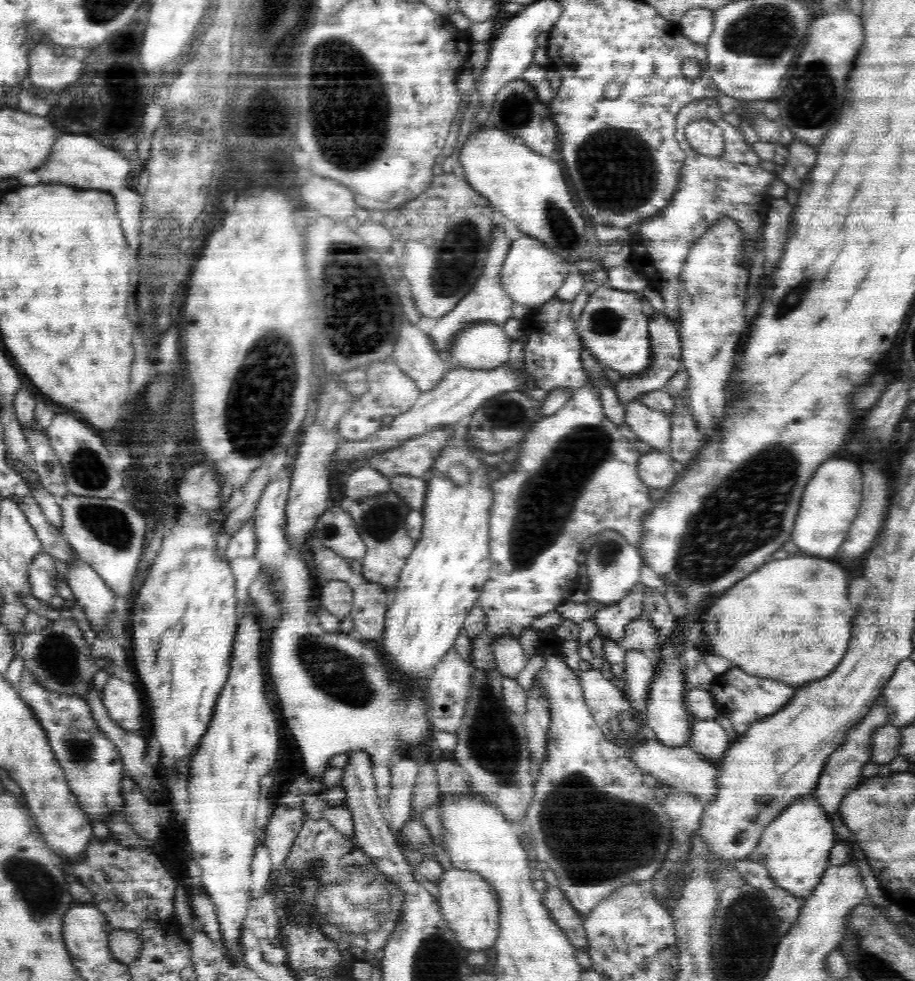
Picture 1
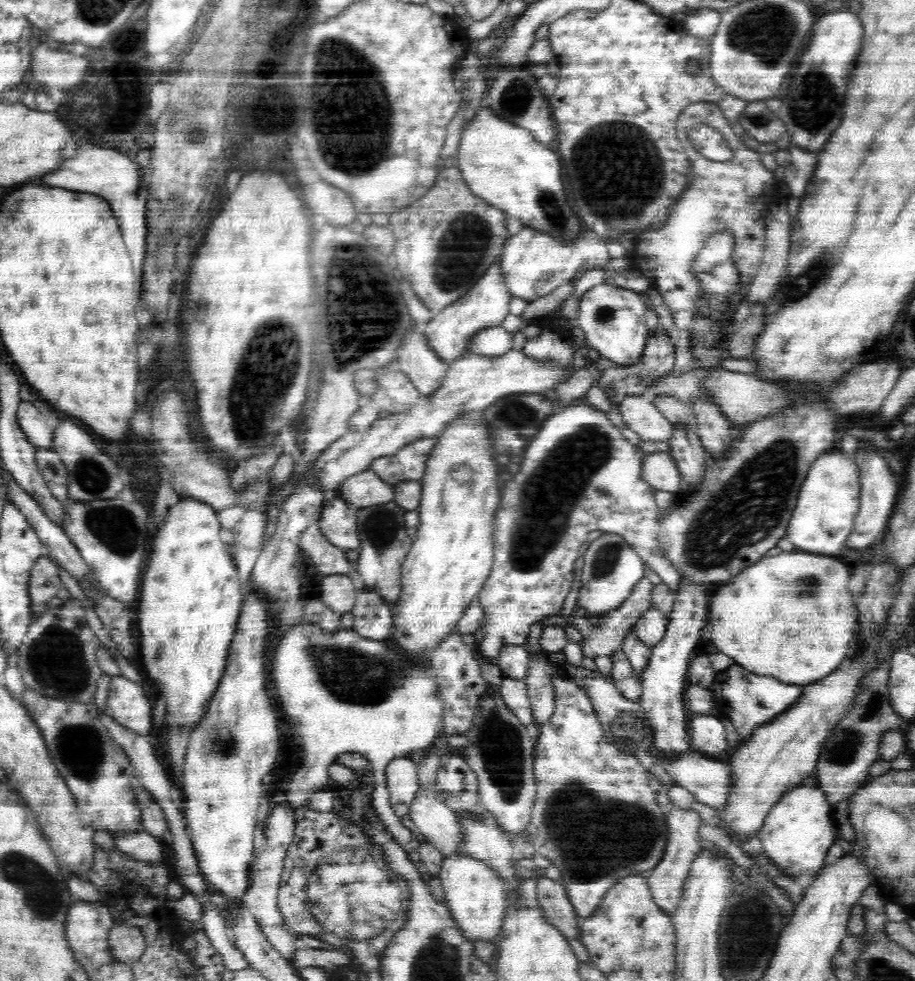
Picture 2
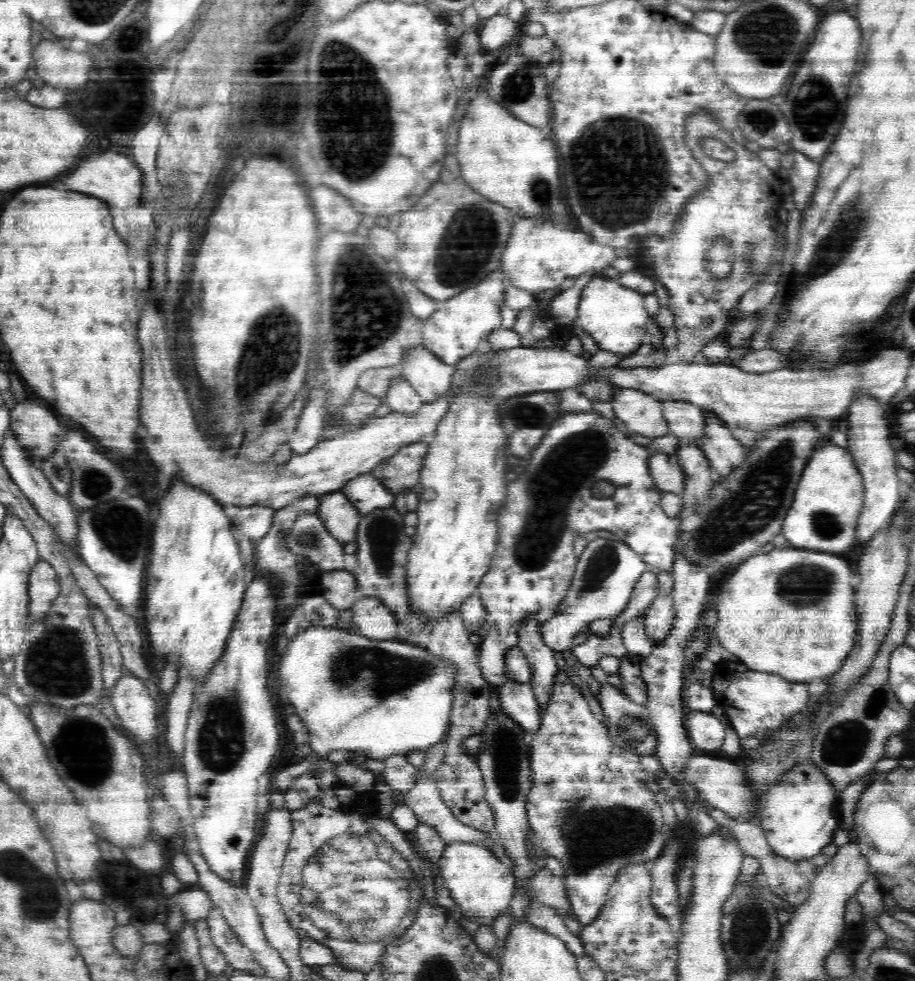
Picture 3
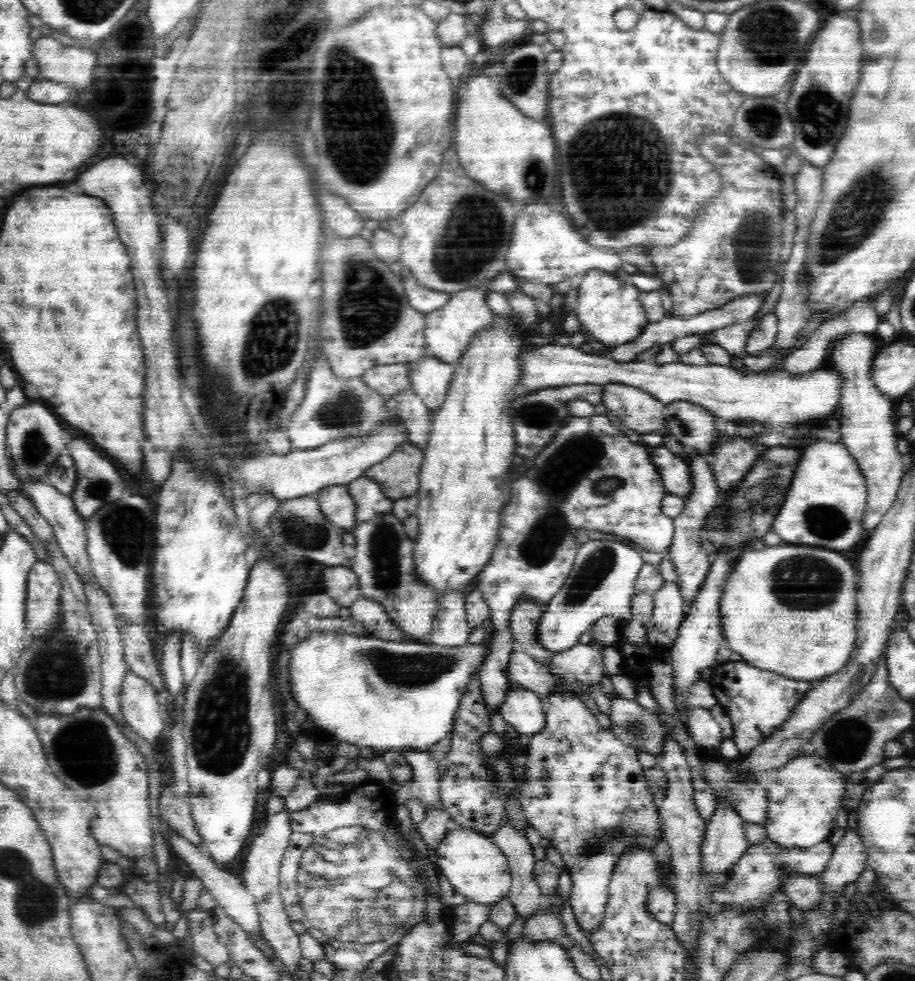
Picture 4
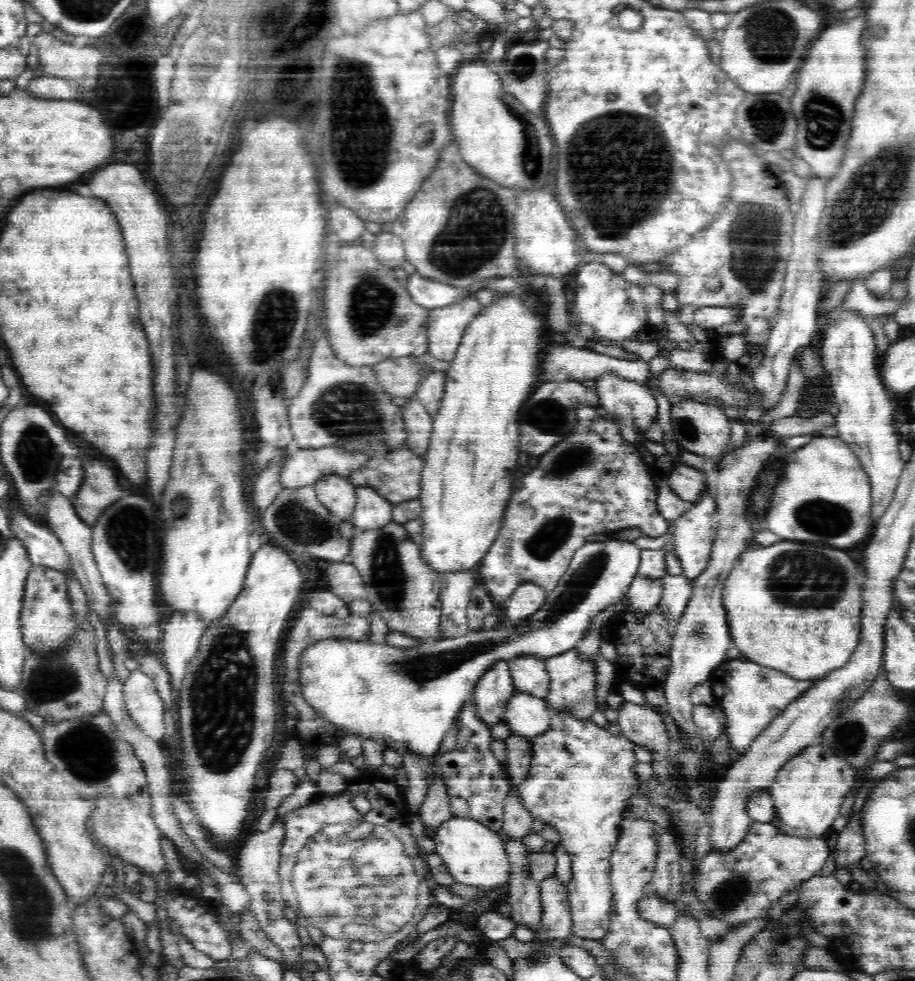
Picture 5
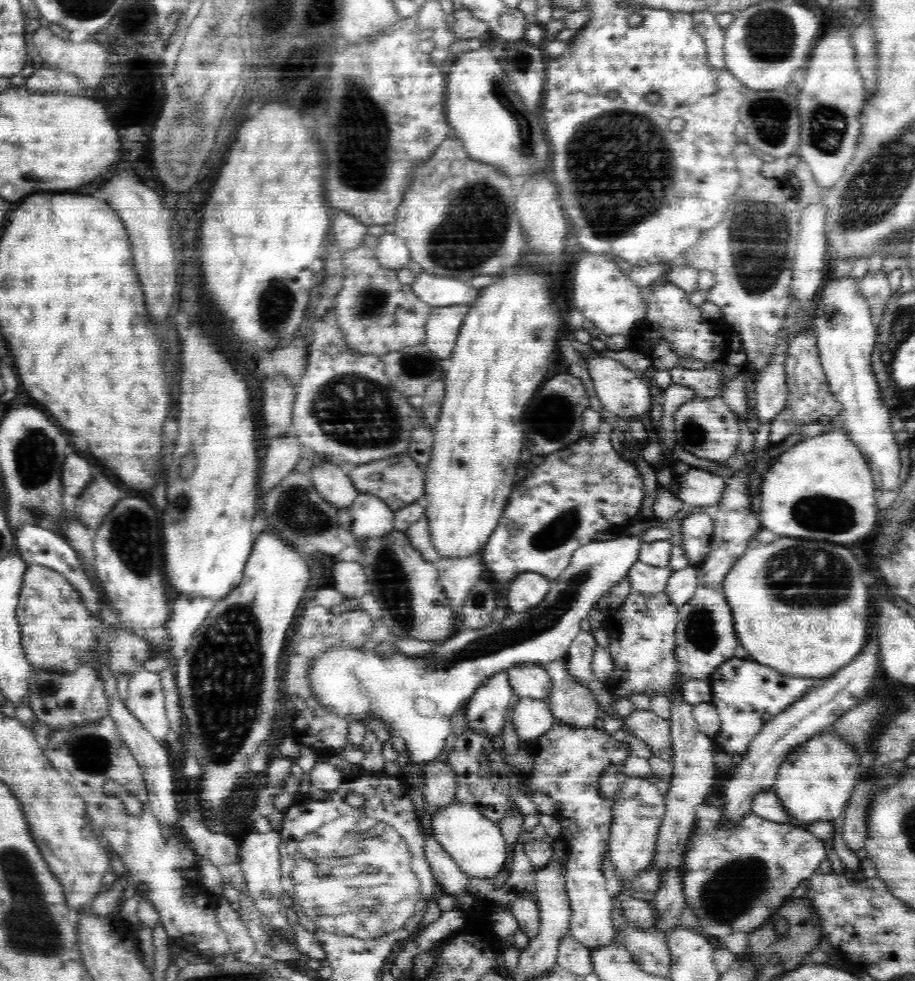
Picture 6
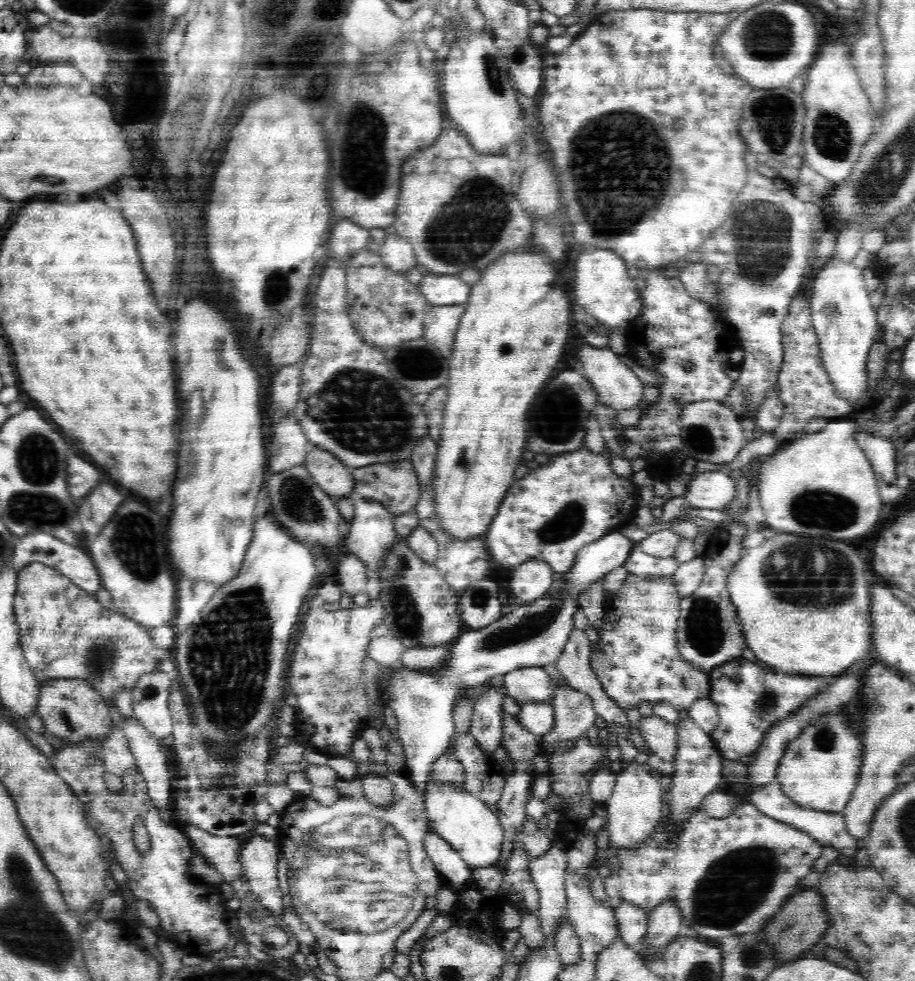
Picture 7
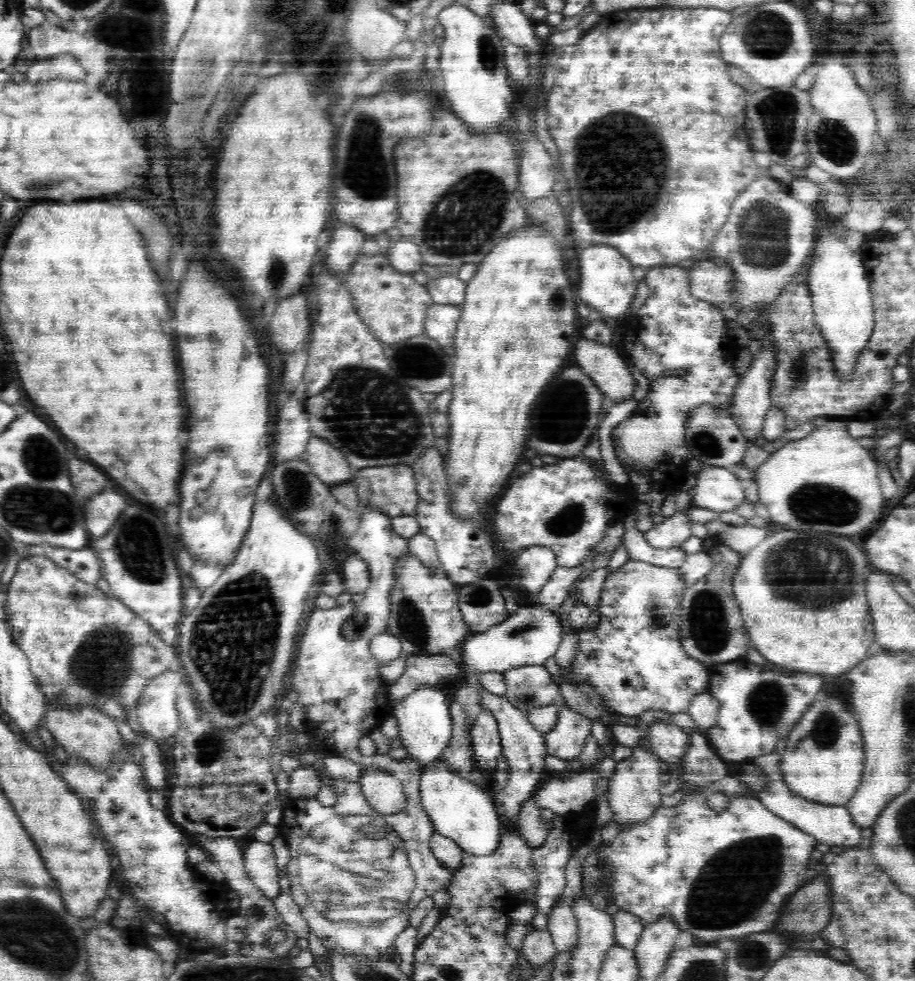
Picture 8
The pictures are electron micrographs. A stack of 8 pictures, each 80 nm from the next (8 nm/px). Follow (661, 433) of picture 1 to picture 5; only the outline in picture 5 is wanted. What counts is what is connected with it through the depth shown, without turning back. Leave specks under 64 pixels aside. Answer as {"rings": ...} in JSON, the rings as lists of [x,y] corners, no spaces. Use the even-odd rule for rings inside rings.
{"rings":[[[604,374],[595,381],[599,405],[620,423],[647,431],[658,416],[658,404],[649,387],[624,380],[615,374]]]}

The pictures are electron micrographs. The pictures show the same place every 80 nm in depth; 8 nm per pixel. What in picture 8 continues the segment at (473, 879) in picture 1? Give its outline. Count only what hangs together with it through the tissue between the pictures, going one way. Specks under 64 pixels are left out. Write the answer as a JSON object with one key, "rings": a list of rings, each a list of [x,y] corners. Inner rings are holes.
{"rings":[[[440,758],[434,760],[420,778],[420,796],[435,832],[451,838],[470,856],[490,856],[500,842],[500,820],[493,799],[480,790],[472,778],[462,778],[449,770]]]}

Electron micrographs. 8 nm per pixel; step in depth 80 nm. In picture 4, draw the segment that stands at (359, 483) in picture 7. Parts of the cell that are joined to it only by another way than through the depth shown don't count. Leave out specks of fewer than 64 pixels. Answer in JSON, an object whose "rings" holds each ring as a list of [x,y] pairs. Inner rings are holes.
{"rings":[[[404,442],[388,458],[370,468],[364,477],[374,480],[393,502],[417,496],[424,457],[424,450],[412,442]]]}

